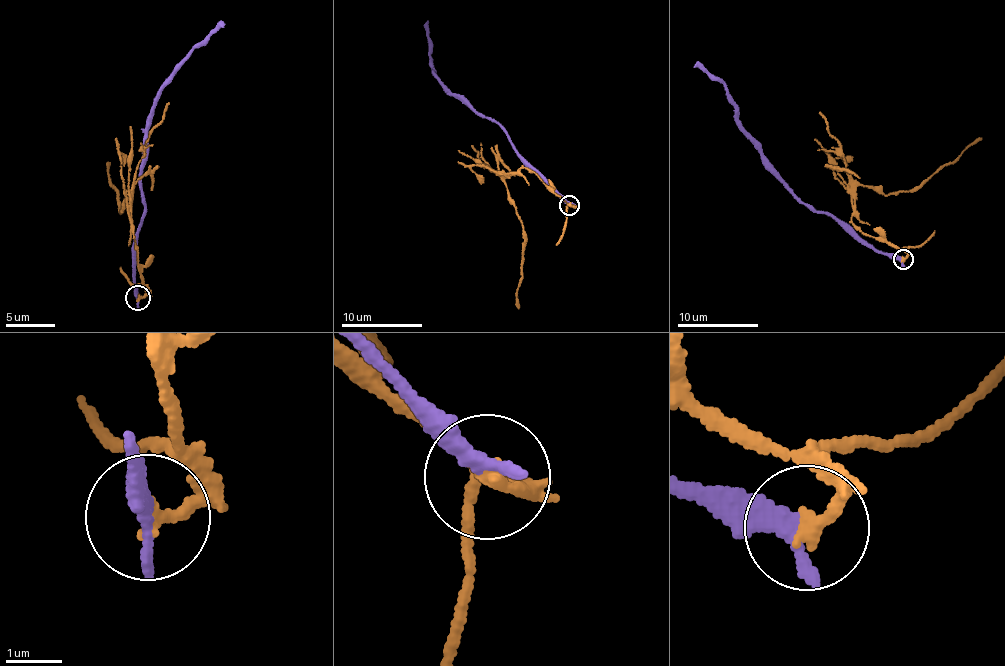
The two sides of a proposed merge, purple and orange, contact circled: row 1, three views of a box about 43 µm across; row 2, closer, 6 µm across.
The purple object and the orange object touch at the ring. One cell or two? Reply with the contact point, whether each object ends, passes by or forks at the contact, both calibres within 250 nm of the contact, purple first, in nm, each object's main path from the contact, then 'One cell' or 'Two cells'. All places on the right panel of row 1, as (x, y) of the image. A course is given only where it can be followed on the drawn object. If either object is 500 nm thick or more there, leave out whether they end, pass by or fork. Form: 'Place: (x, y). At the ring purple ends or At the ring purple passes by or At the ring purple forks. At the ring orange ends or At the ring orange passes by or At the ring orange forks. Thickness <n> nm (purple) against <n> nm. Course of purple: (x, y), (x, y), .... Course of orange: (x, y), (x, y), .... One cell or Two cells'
Place: (903, 259). At the ring purple ends. At the ring orange ends. Thickness 340 nm (purple) against 260 nm. Course of purple: (902, 257), (883, 254), (859, 240), (836, 220), (799, 199), (738, 119), (723, 82), (709, 78), (695, 63). Course of orange: (903, 259), (905, 252), (868, 236), (851, 221), (855, 187), (871, 187), (889, 195), (910, 192), (981, 138). Two cells

